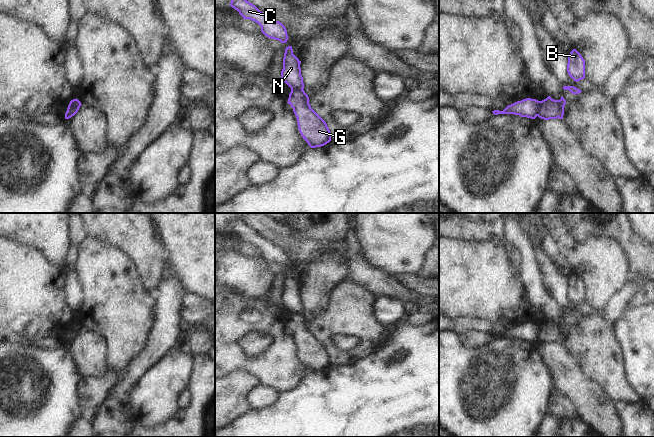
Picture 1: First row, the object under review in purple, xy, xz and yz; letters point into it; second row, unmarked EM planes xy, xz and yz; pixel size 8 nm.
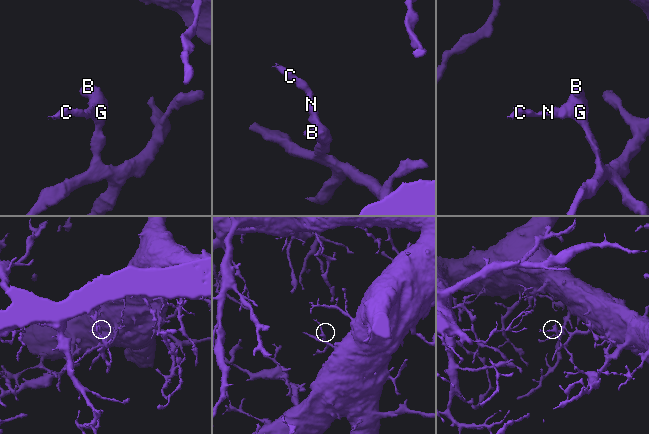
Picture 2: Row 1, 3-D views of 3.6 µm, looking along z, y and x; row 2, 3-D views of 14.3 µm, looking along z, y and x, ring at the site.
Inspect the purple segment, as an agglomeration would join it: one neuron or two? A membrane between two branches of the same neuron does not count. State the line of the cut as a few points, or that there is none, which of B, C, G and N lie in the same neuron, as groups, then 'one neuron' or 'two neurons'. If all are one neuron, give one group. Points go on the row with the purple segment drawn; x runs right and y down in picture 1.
cut yz (539, 101), (537, 115); groups B G / C N; two neurons

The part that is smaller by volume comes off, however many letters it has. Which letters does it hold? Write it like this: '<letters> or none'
C, N

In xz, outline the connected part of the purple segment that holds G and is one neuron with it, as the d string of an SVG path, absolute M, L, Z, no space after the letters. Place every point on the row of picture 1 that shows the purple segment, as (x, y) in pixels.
M291 89L287 103L293 108L301 136L311 148L324 146L331 141L326 122L311 108L304 90Z

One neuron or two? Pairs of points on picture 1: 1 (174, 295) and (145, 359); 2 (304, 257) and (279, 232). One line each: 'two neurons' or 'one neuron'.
1: one neuron
2: one neuron

